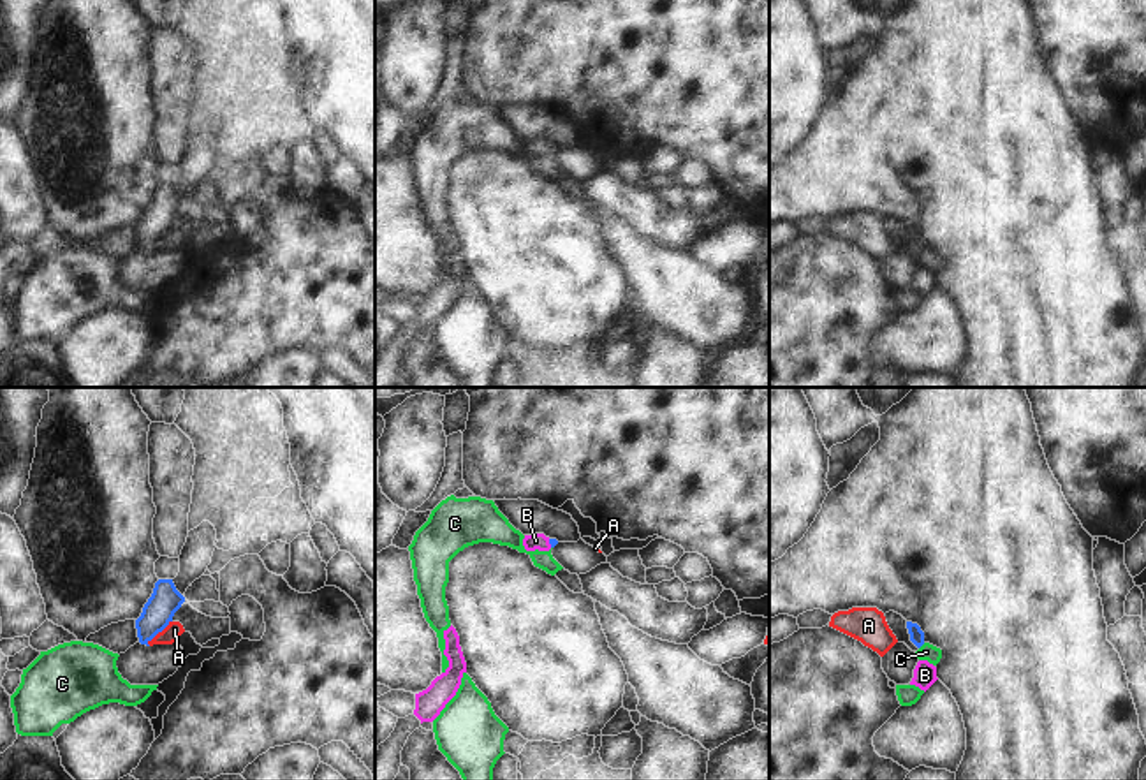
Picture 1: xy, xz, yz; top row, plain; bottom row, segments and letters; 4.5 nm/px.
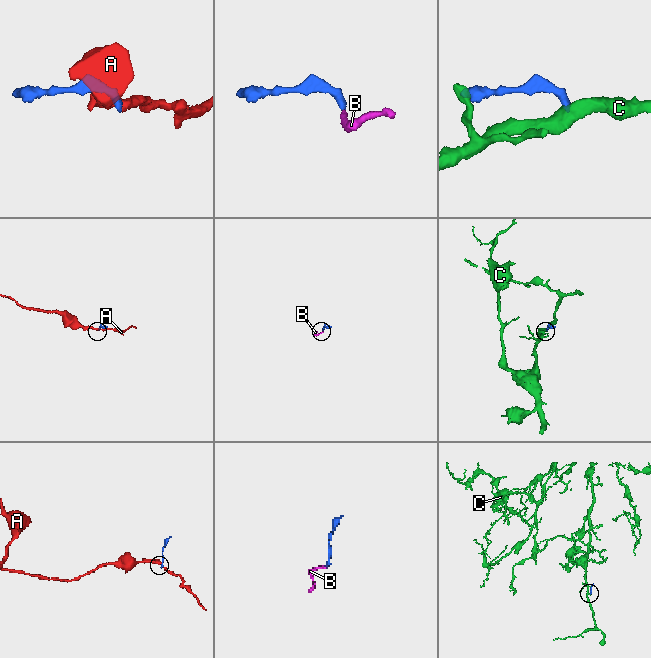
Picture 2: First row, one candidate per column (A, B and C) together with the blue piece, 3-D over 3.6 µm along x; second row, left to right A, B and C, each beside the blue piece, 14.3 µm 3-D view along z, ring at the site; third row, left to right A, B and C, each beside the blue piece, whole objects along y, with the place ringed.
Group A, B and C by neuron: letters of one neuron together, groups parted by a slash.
A / B / C

